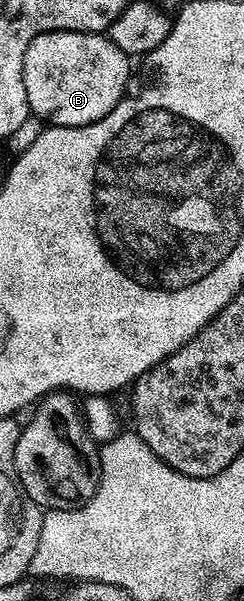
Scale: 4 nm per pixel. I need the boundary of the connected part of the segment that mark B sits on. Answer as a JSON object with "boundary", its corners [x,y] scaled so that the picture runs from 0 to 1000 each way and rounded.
{"boundary":[[[193,52],[123,70],[102,88],[94,133],[127,186],[172,203],[230,211],[328,211],[381,206],[430,195],[516,158],[520,138],[537,126],[533,93],[463,75],[434,57],[352,52]]]}

